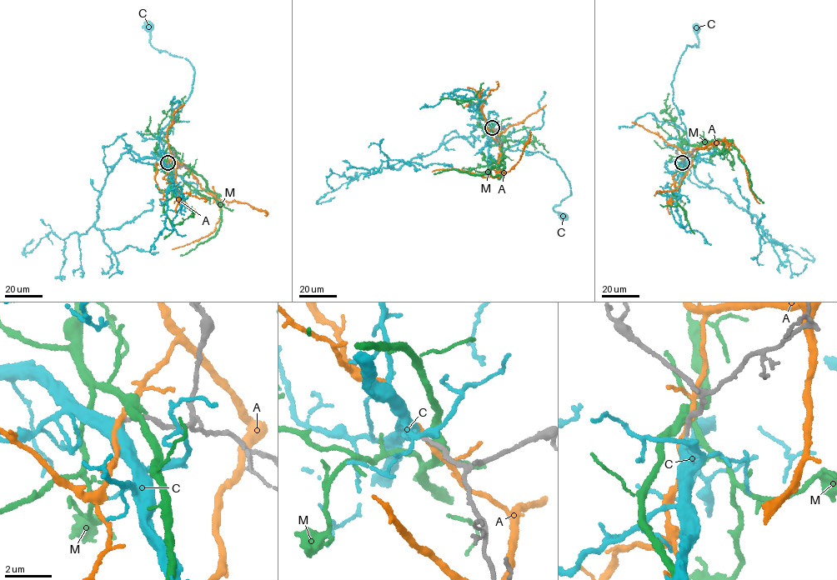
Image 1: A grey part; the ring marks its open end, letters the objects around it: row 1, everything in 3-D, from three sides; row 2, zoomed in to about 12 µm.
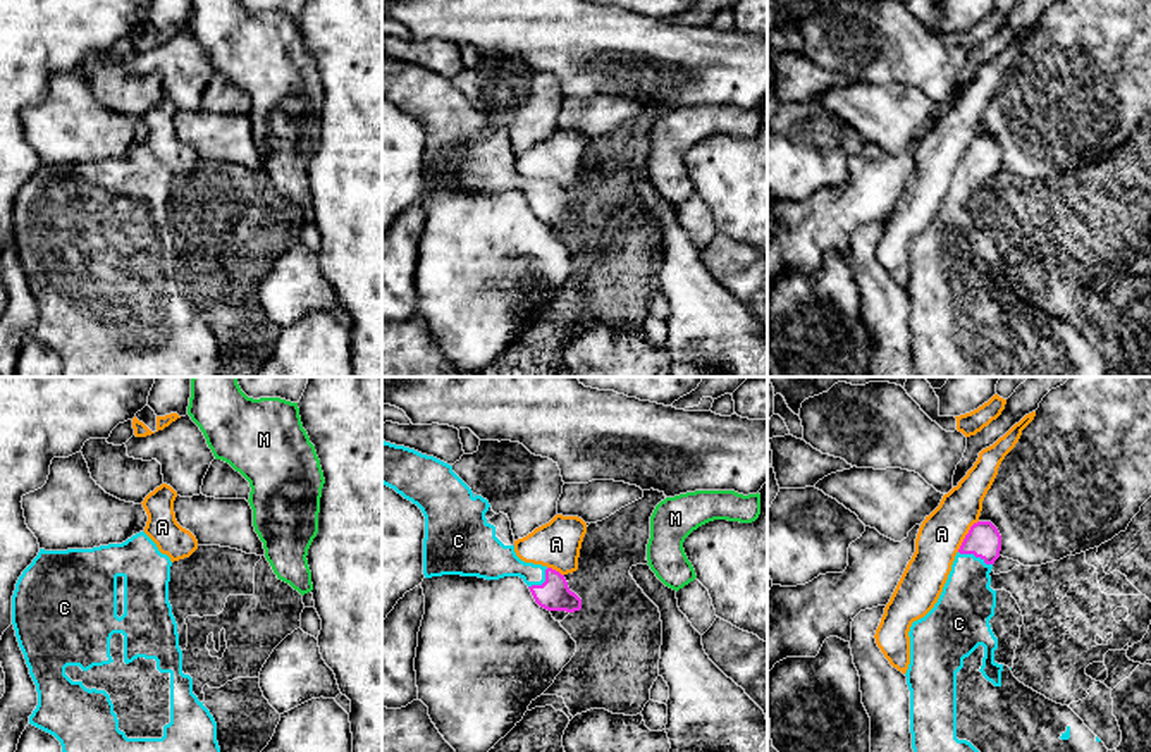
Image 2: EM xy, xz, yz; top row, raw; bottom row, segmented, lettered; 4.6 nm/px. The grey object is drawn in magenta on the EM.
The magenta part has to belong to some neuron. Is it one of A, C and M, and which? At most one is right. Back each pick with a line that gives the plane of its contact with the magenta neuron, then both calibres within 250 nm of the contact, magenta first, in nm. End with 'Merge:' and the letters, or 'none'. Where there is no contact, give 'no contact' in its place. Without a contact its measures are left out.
C: yz | 160/260 nm
Merge: C

